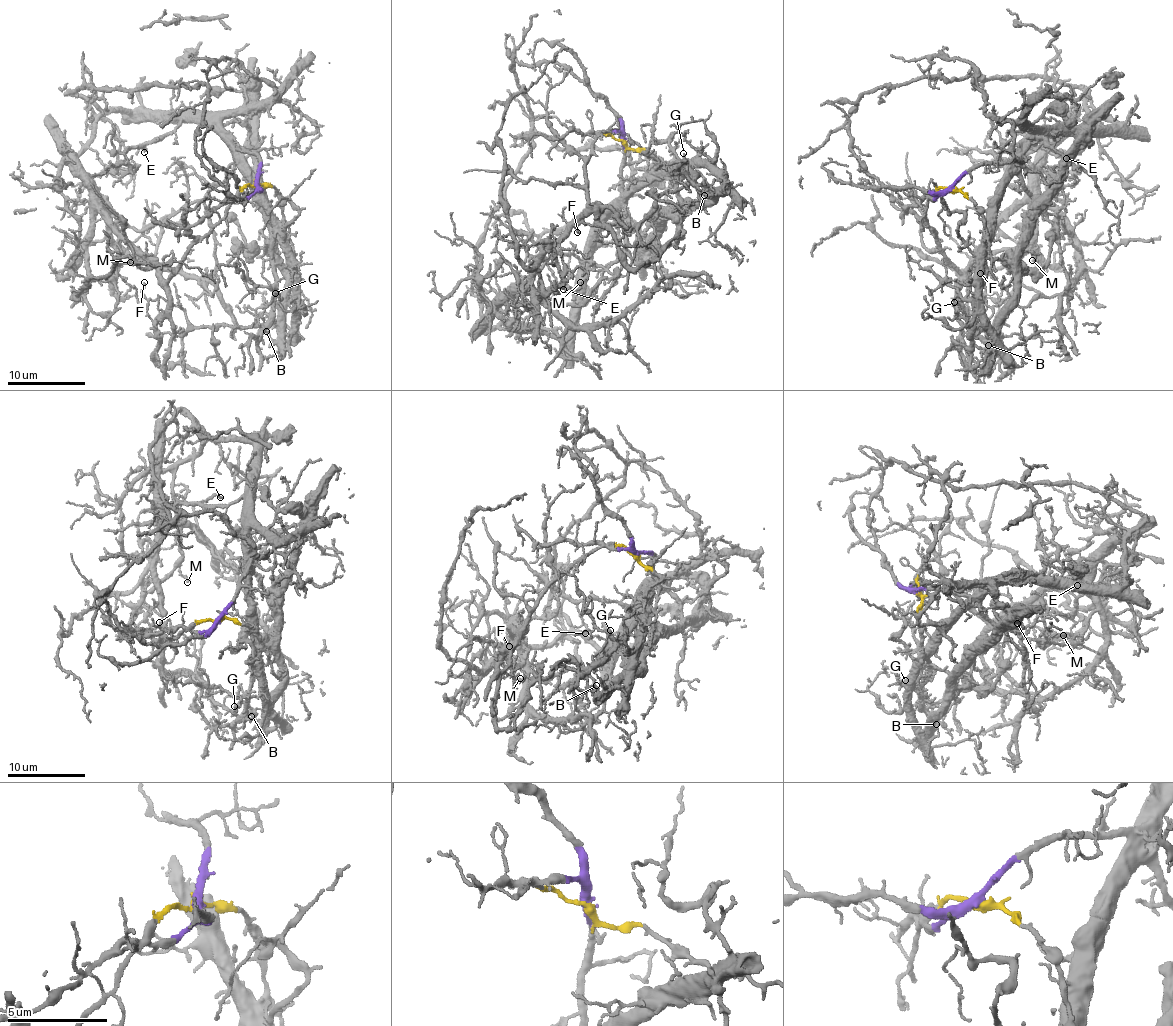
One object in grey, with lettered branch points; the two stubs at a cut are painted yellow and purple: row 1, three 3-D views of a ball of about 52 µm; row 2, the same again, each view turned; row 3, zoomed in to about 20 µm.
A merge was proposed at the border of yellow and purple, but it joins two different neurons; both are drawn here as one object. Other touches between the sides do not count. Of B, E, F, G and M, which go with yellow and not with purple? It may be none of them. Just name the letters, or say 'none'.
F

